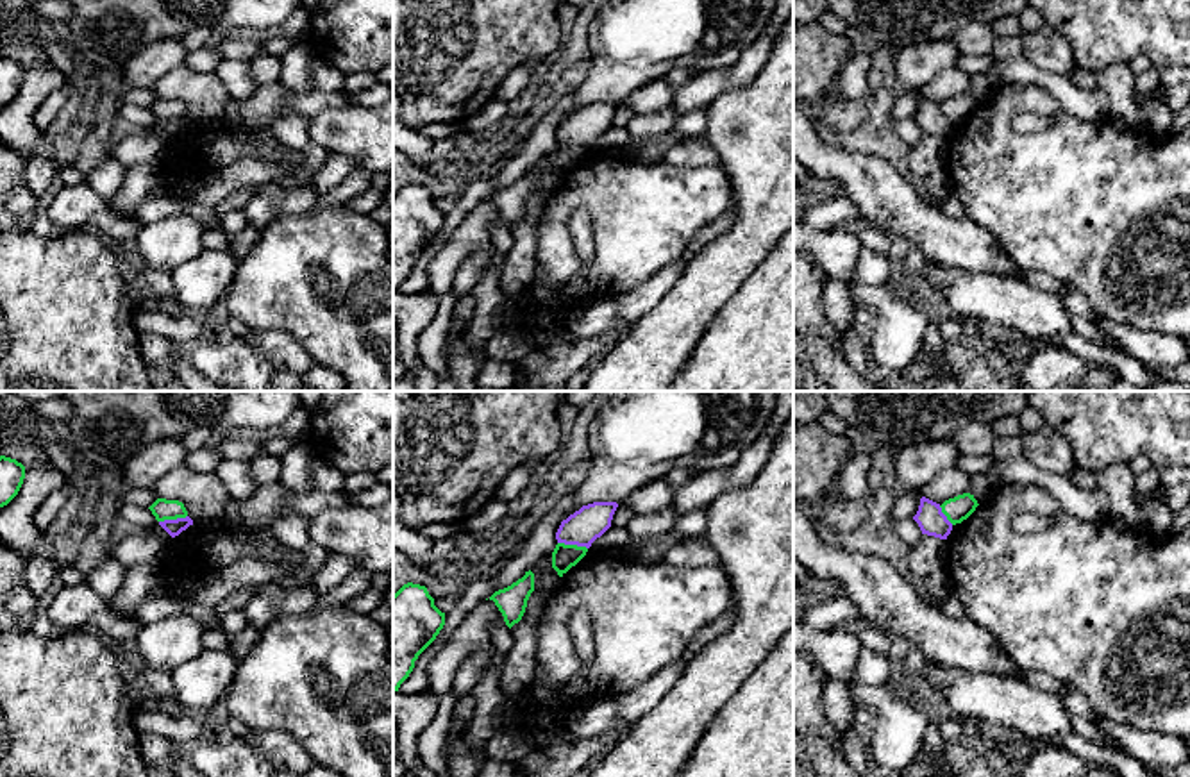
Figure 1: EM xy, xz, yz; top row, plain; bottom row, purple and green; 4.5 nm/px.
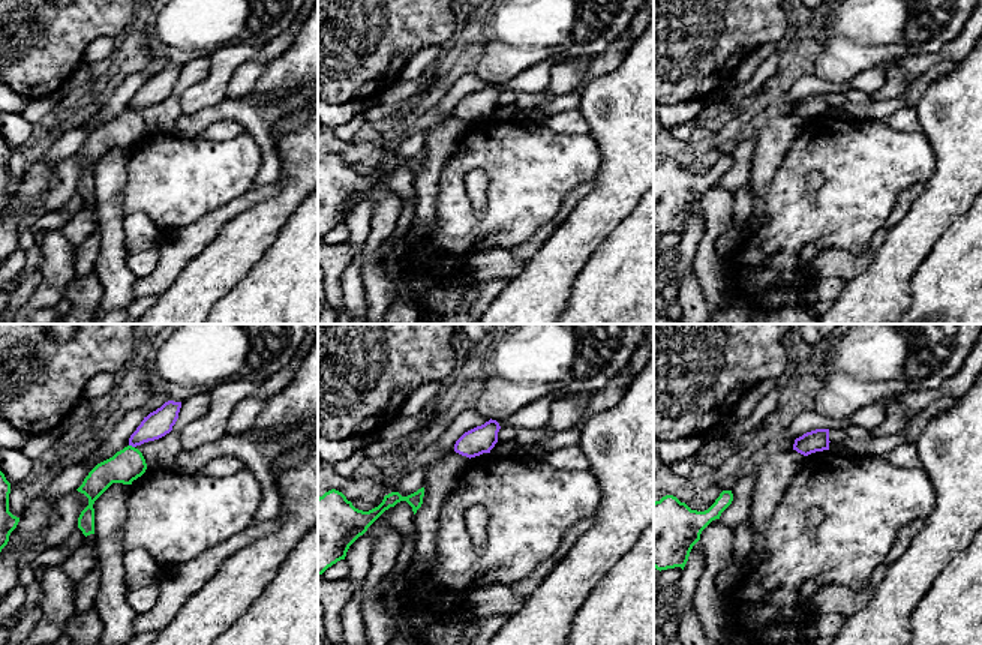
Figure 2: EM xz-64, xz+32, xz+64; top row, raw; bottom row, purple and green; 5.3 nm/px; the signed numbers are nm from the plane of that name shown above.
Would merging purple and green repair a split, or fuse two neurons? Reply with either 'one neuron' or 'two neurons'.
two neurons

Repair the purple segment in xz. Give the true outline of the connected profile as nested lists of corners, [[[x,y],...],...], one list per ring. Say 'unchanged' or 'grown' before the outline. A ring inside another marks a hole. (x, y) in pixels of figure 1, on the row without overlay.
unchanged; [[[593,102],[582,105],[561,121],[556,132],[557,143],[590,148],[591,143],[611,127],[616,107],[616,102]]]

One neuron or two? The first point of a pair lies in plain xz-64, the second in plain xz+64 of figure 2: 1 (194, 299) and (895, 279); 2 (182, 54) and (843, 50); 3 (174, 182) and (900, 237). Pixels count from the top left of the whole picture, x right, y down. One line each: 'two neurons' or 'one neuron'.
1: one neuron
2: one neuron
3: two neurons

